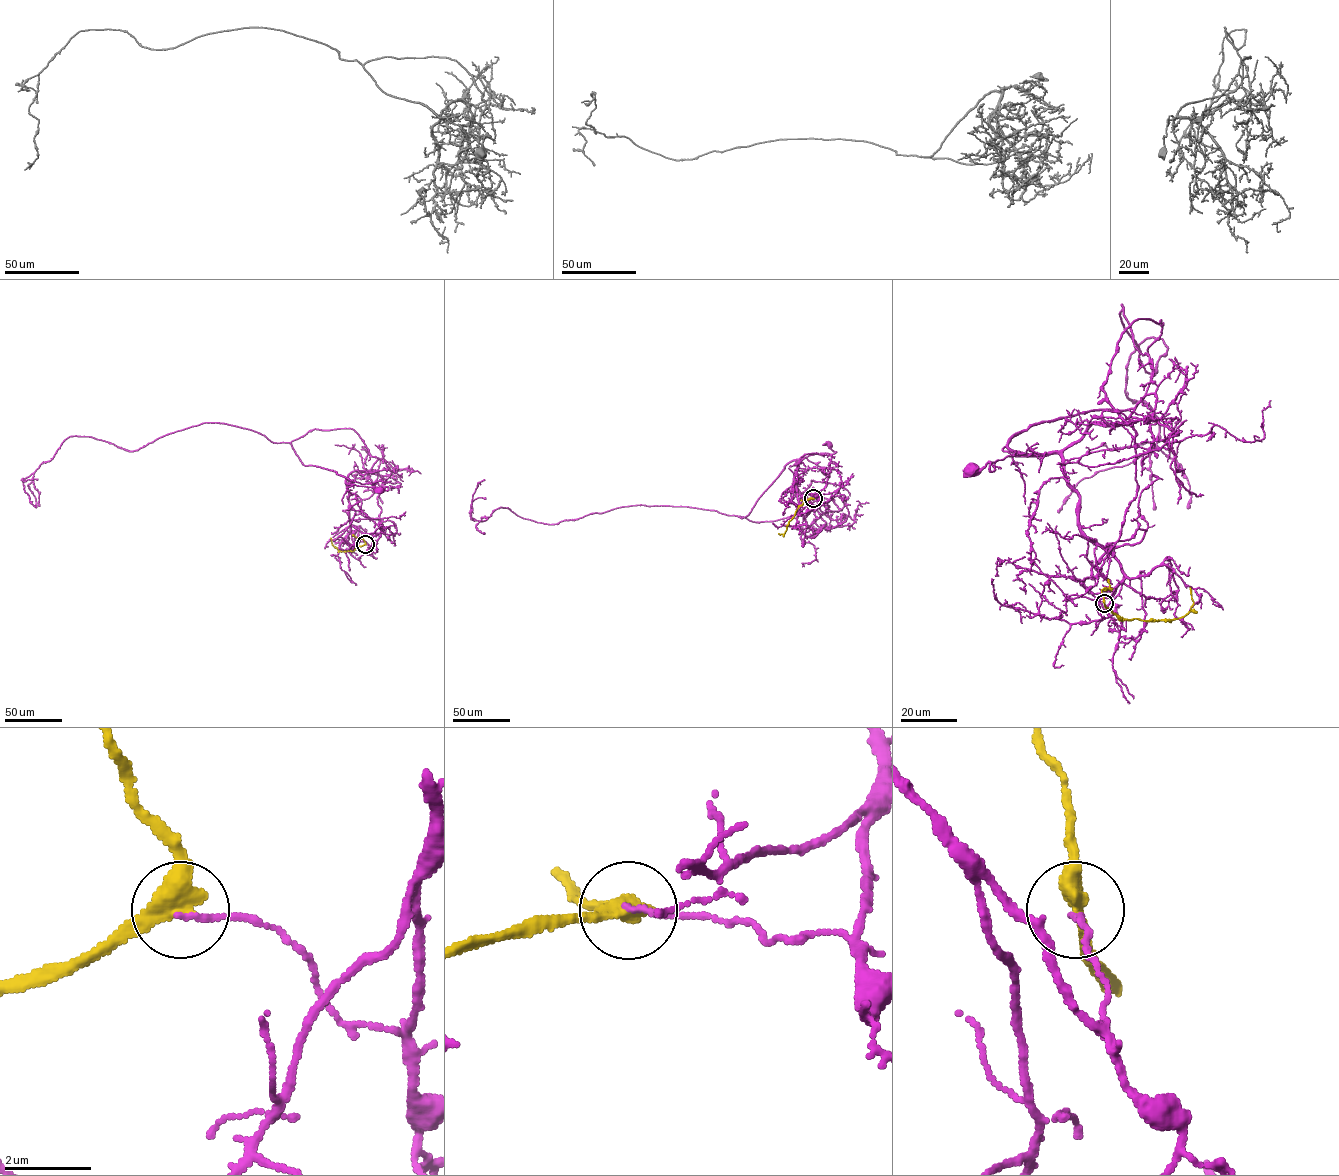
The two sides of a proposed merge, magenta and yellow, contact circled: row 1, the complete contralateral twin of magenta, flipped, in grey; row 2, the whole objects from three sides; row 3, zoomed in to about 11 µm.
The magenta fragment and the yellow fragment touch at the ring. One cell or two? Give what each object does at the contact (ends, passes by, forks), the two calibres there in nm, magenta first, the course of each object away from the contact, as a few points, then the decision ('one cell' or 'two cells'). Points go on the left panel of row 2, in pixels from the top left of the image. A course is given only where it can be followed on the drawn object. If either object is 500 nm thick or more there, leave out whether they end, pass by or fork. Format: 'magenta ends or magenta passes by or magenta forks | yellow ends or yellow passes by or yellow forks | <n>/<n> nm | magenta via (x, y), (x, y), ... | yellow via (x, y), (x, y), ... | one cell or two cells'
magenta ends | yellow passes by | 110/400 nm | magenta via (365, 544), (371, 547), (372, 535), (362, 533), (350, 523), (346, 483), (388, 488), (381, 490) | yellow via (365, 544), (352, 551), (340, 551), (330, 538) | two cells

